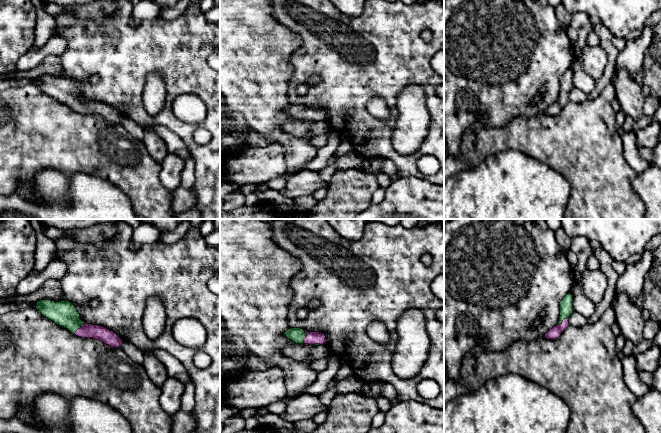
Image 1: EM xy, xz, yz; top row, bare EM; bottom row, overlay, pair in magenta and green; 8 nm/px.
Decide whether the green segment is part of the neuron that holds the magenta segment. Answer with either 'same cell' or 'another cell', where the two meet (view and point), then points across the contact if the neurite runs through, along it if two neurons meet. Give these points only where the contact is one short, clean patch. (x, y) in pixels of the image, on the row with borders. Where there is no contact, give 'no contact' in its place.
same cell; contact xz (306, 337); way xz (312, 338), (306, 337), (297, 335)

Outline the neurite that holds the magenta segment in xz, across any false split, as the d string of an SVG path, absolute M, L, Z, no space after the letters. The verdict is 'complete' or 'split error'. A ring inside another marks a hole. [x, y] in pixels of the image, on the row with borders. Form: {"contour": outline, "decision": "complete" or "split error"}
{"contour": "M290 328L284 333L284 335L296 344L319 346L326 344L327 342L326 335L324 333L309 332L301 328Z", "decision": "split error"}

